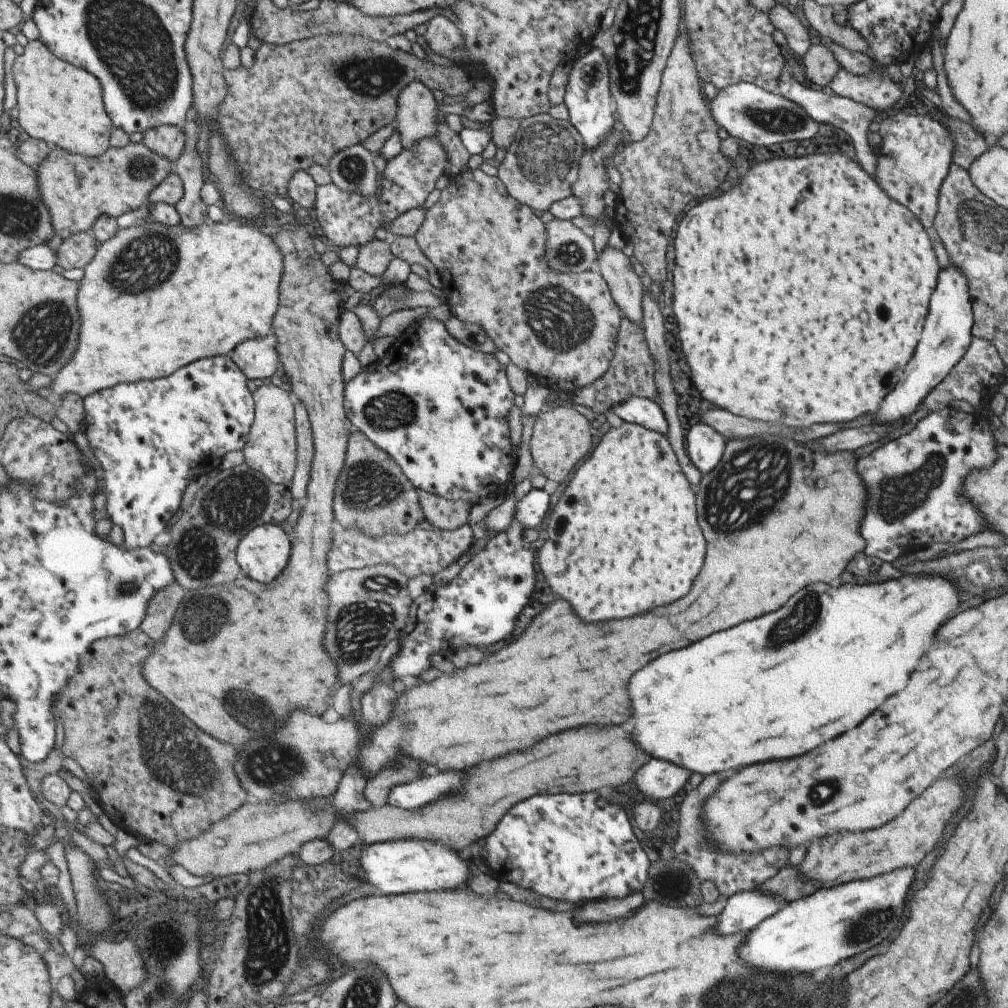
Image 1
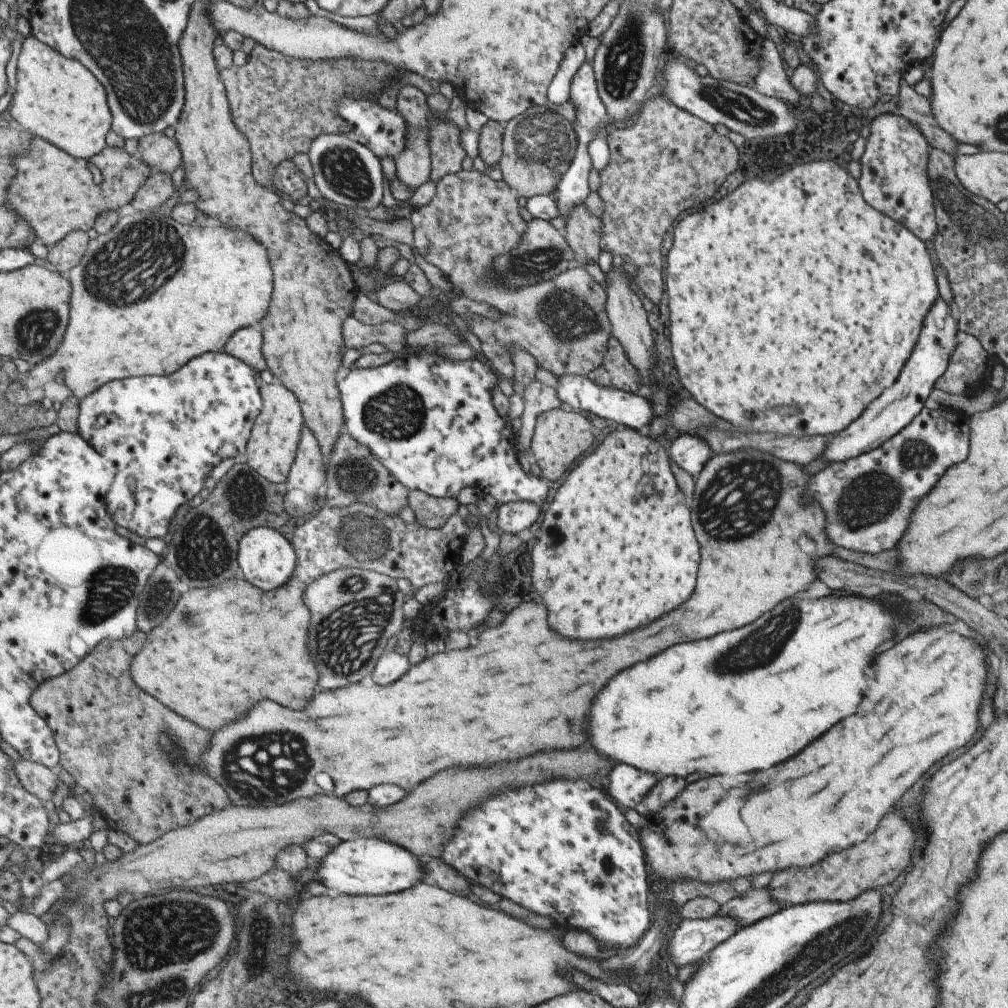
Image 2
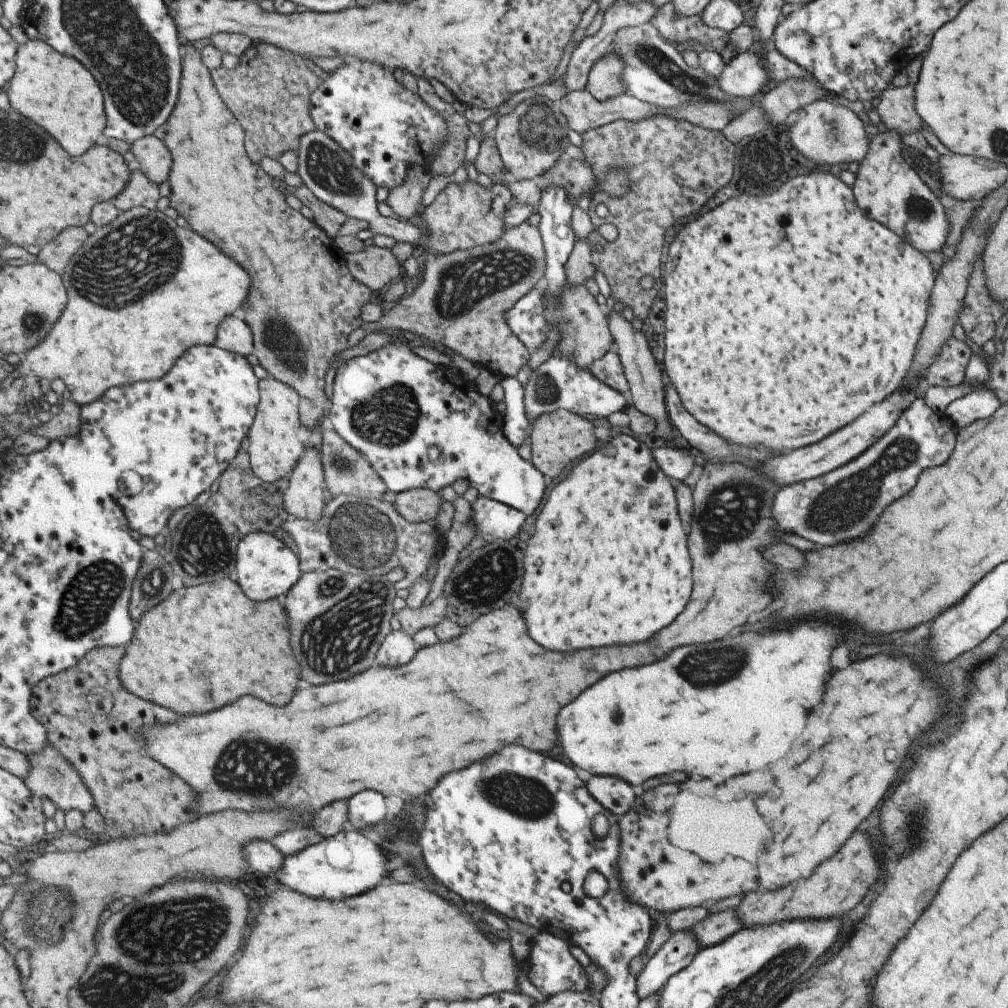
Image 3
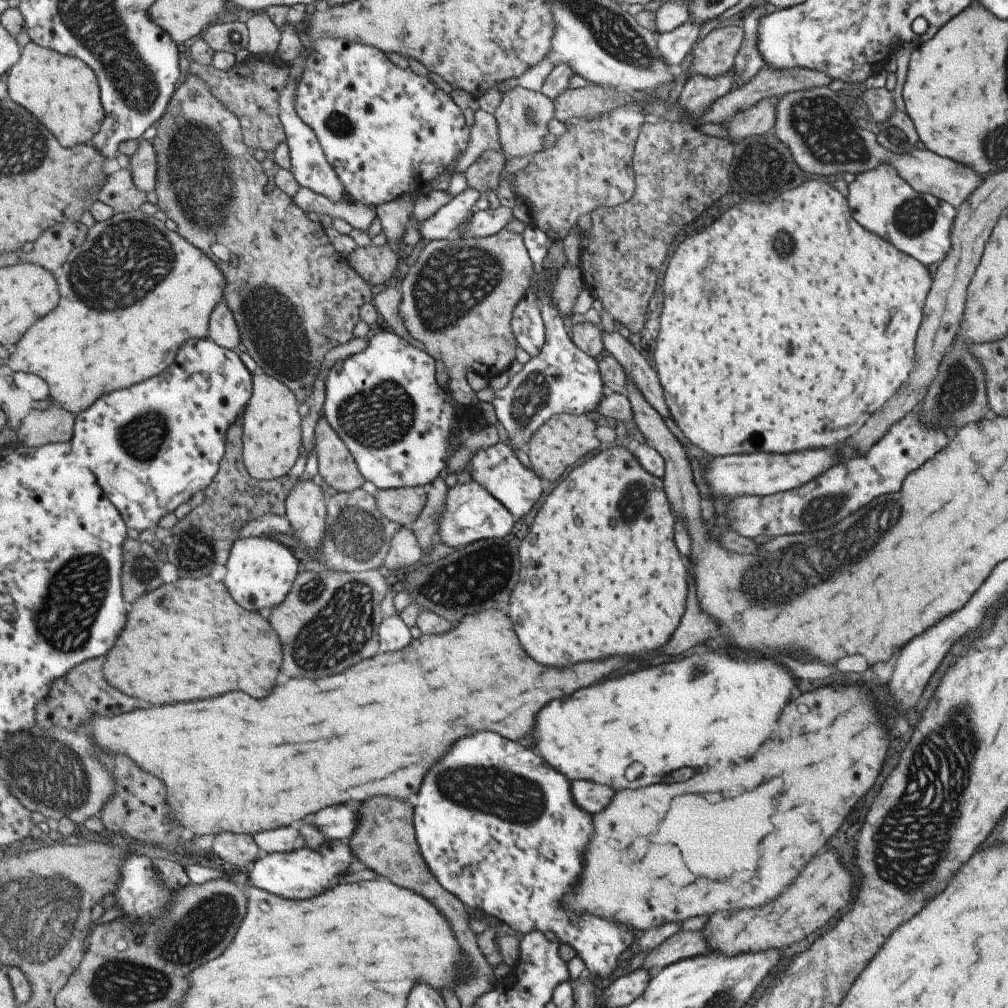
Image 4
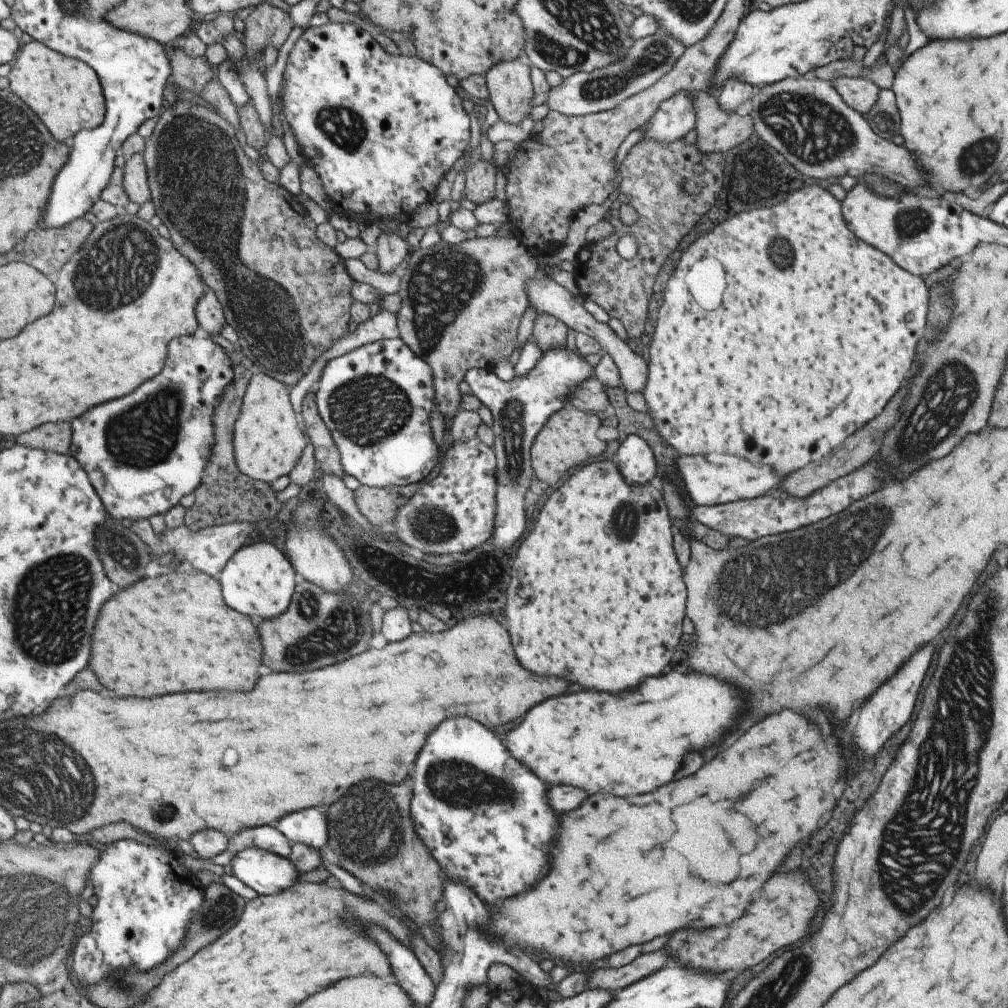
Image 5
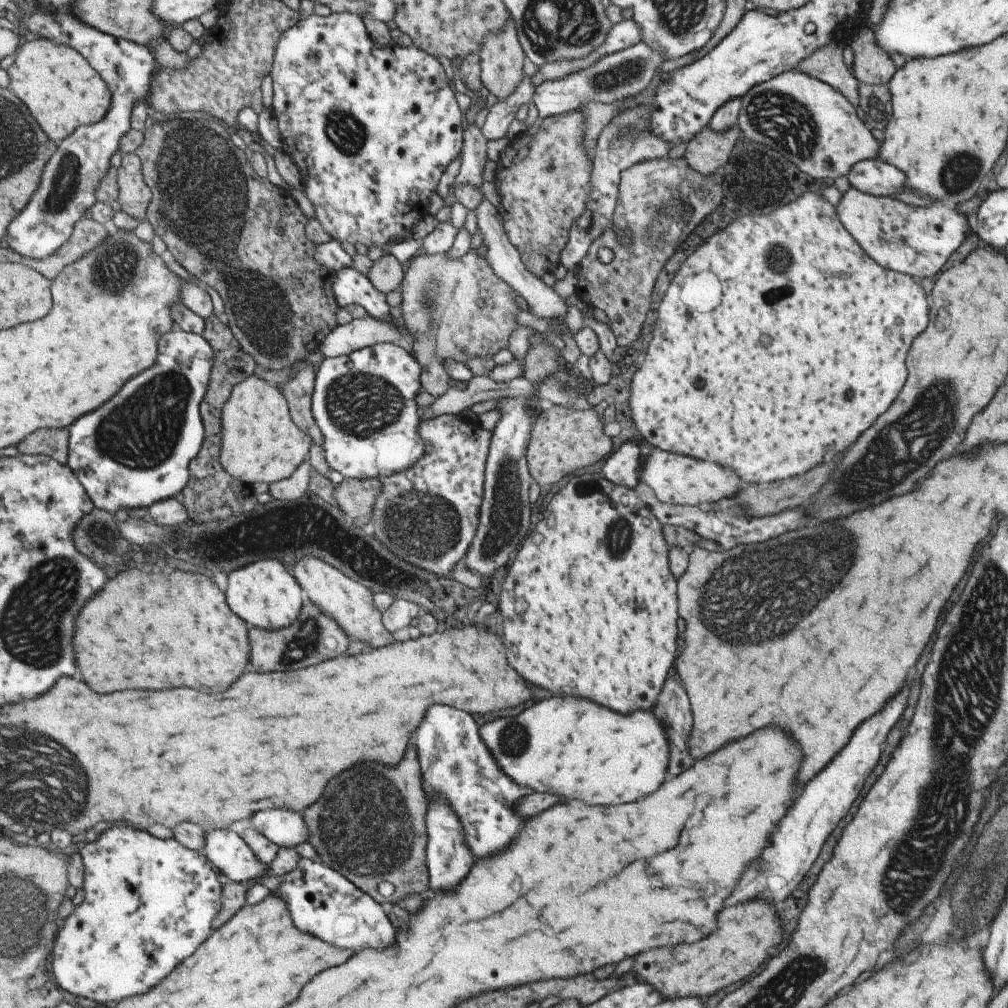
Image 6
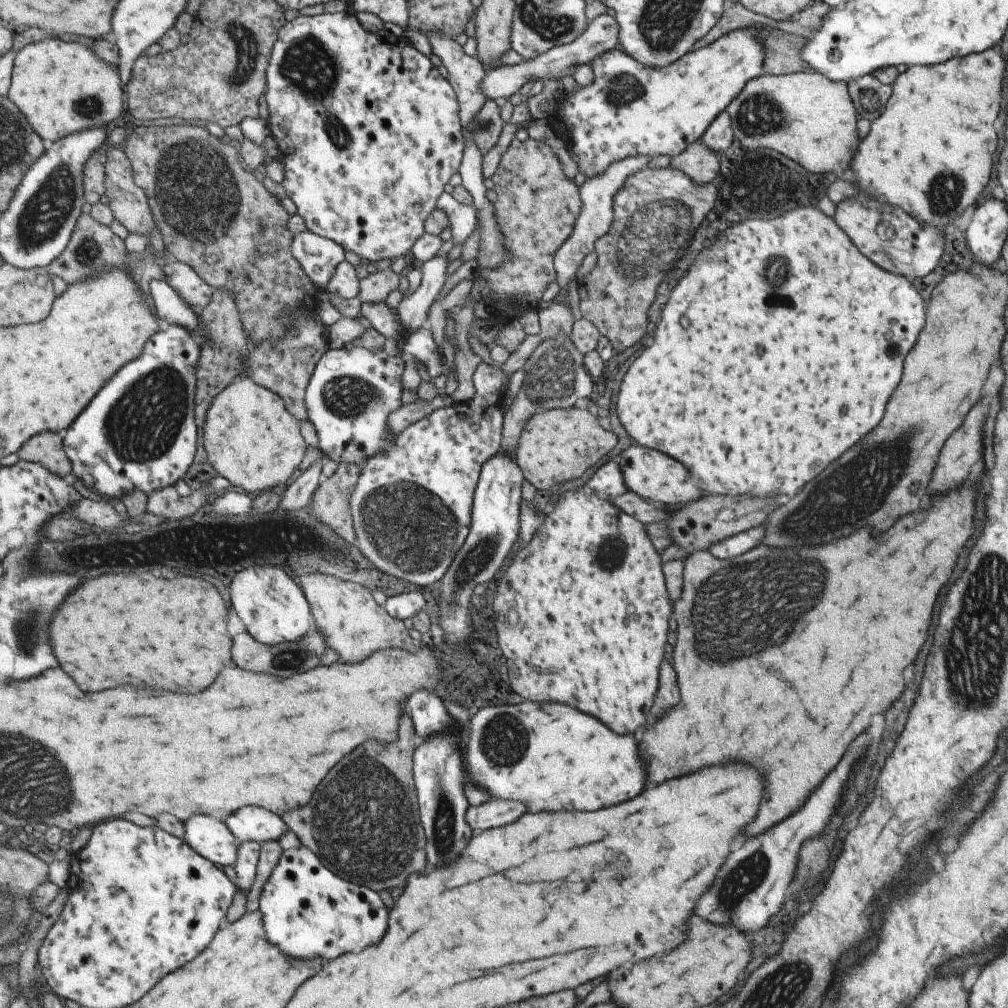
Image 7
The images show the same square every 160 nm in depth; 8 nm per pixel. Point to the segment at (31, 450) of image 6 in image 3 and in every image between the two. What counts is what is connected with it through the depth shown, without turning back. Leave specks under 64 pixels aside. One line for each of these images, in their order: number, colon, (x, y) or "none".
3: (66, 421)
4: (56, 424)
5: (57, 437)

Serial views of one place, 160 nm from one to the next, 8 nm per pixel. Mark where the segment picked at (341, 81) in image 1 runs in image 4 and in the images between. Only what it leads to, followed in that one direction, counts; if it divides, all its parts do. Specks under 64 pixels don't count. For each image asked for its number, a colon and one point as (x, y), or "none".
2: (284, 103)
3: (270, 92)
4: (252, 89)

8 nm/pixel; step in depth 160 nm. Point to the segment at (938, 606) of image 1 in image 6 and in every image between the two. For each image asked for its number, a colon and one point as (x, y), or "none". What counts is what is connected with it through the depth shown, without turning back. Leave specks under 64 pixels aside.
2: (747, 699)
3: (731, 706)
4: (711, 709)
5: (631, 743)
6: (571, 747)

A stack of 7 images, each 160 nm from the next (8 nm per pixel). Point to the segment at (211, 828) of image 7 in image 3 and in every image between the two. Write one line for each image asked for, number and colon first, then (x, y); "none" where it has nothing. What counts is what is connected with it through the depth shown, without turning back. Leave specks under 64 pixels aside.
3: (347, 864)
4: (306, 873)
5: (265, 872)
6: (230, 854)

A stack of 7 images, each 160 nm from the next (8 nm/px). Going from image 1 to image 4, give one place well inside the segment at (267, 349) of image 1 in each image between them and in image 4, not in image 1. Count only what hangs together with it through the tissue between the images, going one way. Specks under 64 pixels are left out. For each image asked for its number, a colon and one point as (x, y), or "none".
2: (246, 344)
3: (234, 334)
4: (224, 329)

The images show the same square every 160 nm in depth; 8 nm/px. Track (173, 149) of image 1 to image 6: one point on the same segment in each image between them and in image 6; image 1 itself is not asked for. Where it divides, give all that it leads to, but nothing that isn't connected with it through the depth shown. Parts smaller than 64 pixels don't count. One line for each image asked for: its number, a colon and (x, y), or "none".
2: (164, 154)
3: (156, 160)
4: (144, 162)
5: (136, 183)
6: (136, 195)

